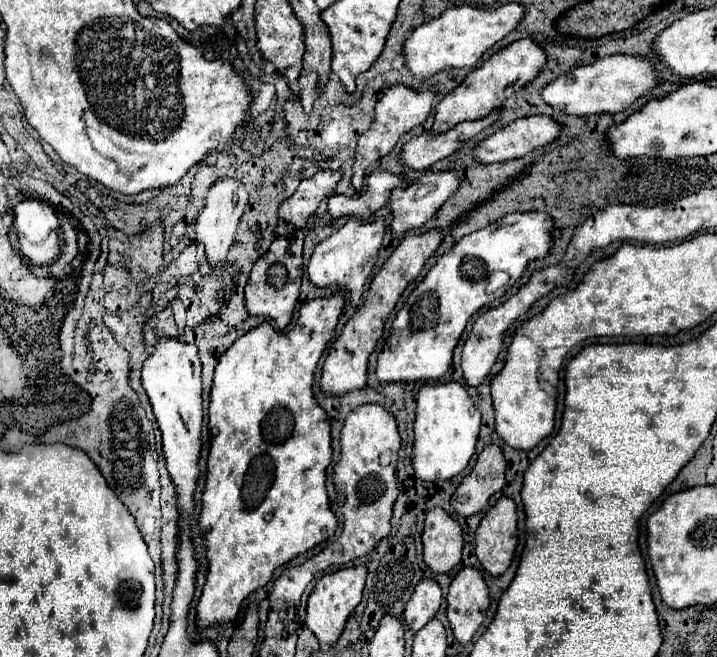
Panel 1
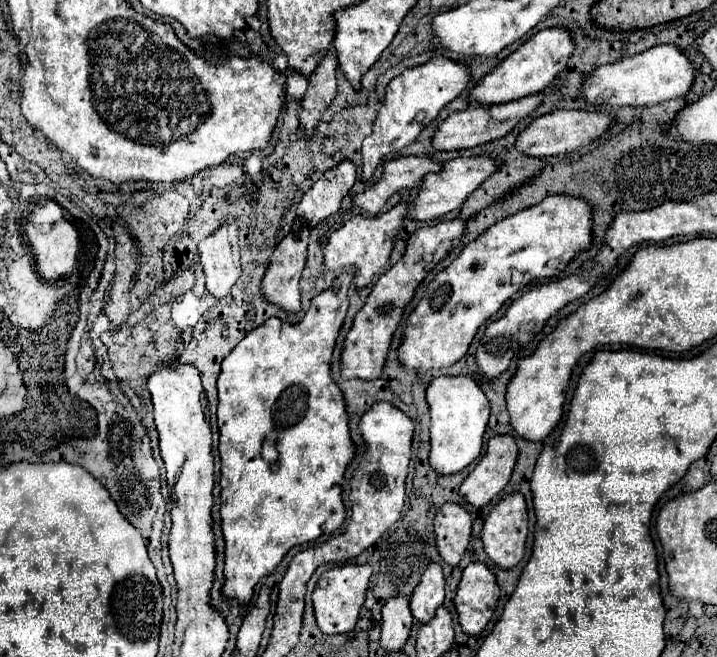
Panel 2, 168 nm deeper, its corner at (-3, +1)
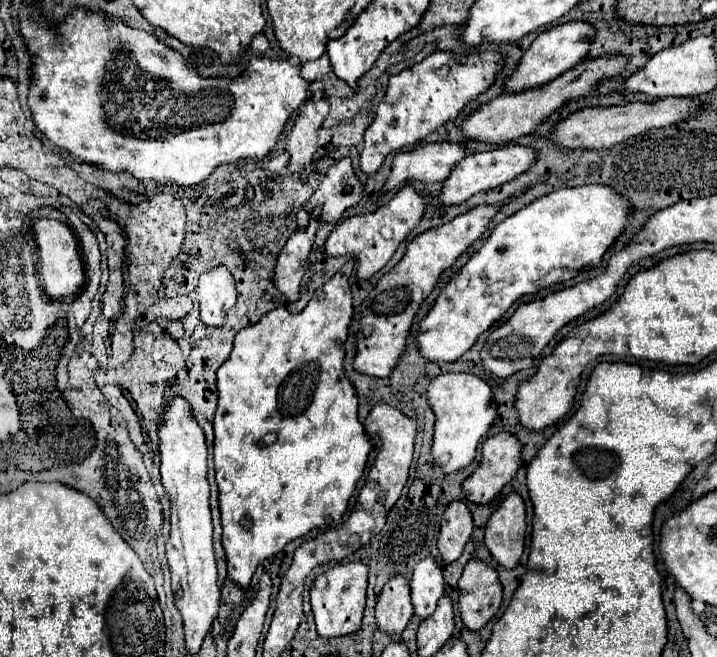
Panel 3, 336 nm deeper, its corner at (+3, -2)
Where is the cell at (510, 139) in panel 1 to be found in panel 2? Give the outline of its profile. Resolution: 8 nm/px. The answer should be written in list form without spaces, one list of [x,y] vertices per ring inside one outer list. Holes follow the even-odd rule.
[[[553,111],[553,113],[533,119],[525,129],[521,129],[515,141],[515,149],[531,157],[561,155],[561,153],[575,151],[579,147],[589,145],[609,127],[611,127],[611,117],[599,111]]]

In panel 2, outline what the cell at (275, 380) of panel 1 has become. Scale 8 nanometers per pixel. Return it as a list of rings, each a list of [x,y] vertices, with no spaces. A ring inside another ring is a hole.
[[[341,273],[333,285],[319,293],[317,297],[311,299],[311,307],[309,311],[305,313],[305,317],[295,323],[295,325],[289,325],[289,323],[283,323],[281,319],[277,317],[271,317],[267,323],[259,325],[255,331],[249,331],[245,335],[245,339],[223,359],[221,363],[221,375],[217,379],[217,389],[219,389],[219,409],[217,409],[217,421],[219,421],[219,455],[221,455],[221,507],[219,507],[219,513],[221,513],[221,531],[223,531],[223,539],[225,539],[225,567],[223,567],[223,575],[225,575],[225,581],[223,581],[223,587],[221,587],[221,593],[227,597],[227,599],[237,599],[241,605],[245,605],[251,597],[253,597],[253,587],[267,575],[273,573],[273,569],[281,563],[281,559],[285,557],[285,553],[295,547],[295,545],[305,545],[305,543],[311,543],[315,541],[319,535],[323,533],[331,534],[338,529],[345,520],[345,507],[341,505],[341,479],[343,479],[343,473],[345,473],[345,467],[347,463],[353,459],[353,453],[355,453],[355,447],[353,447],[353,441],[351,441],[351,435],[349,435],[349,427],[347,427],[347,413],[345,413],[345,401],[343,401],[343,395],[339,391],[339,387],[335,385],[335,381],[331,379],[329,375],[329,363],[331,363],[331,353],[333,353],[333,345],[335,345],[335,339],[339,335],[339,329],[343,325],[343,319],[345,319],[345,313],[347,313],[347,307],[349,307],[349,301],[347,301],[347,289],[351,285],[351,273]],[[275,431],[277,433],[277,451],[279,451],[279,459],[277,461],[265,461],[261,457],[261,447],[263,447],[263,441],[265,437]]]

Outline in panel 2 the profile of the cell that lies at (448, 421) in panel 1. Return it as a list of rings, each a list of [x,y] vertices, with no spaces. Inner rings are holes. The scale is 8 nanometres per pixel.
[[[435,377],[427,385],[427,403],[431,415],[429,465],[439,475],[453,475],[475,461],[483,447],[483,433],[489,421],[489,401],[471,377]]]

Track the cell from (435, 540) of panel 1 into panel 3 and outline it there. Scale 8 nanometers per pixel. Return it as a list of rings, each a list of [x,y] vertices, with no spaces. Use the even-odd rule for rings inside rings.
[[[451,502],[443,514],[441,532],[437,540],[437,546],[445,564],[451,564],[461,556],[471,534],[473,534],[473,518],[467,504]]]

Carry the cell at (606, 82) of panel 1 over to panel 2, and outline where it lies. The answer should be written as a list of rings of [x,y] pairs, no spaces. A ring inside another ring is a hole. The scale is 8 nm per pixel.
[[[655,45],[643,53],[621,57],[613,63],[595,67],[579,89],[579,99],[591,105],[655,105],[683,97],[693,85],[695,69],[677,45]]]

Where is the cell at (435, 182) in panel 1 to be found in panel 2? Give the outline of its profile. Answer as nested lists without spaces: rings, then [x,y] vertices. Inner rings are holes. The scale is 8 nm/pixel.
[[[457,157],[443,163],[441,171],[427,173],[423,177],[407,217],[415,221],[431,221],[431,219],[443,217],[445,213],[457,209],[463,203],[463,199],[467,199],[467,195],[475,191],[475,187],[479,187],[479,183],[487,179],[487,175],[491,175],[491,171],[495,171],[495,161],[491,157]]]

